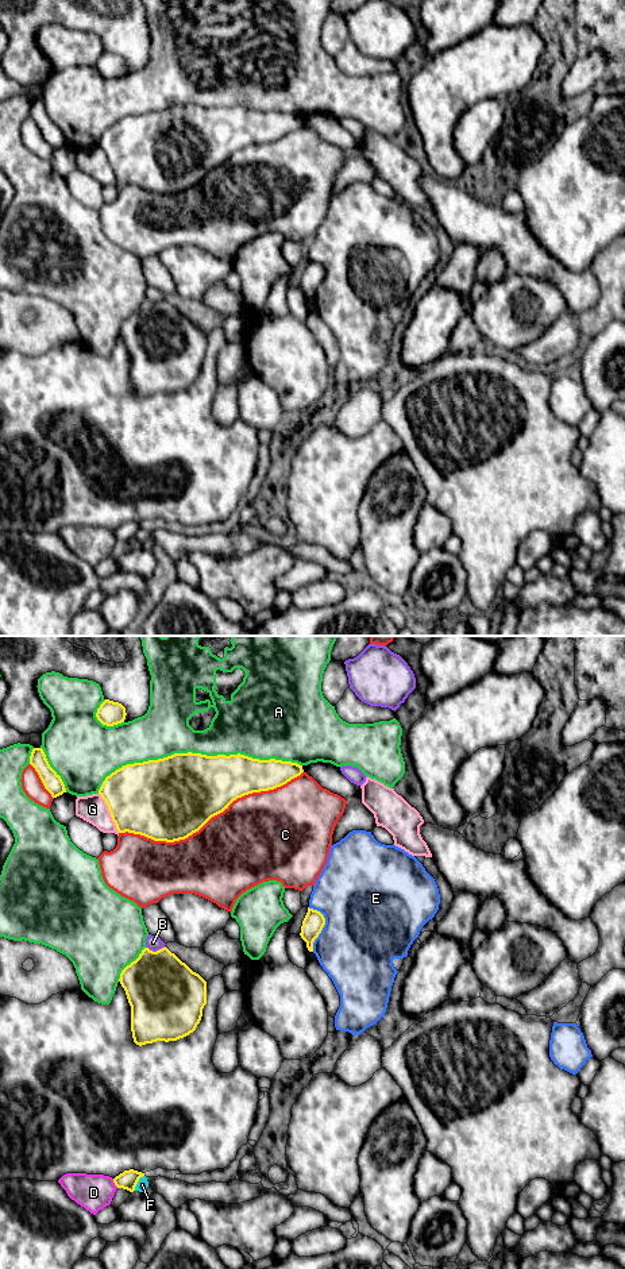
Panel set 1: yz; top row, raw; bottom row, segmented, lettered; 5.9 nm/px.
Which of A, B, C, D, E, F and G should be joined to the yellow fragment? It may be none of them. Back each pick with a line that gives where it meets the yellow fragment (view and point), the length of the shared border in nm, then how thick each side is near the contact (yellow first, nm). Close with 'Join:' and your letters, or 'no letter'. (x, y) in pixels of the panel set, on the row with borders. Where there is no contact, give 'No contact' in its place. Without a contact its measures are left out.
Join: no letter

